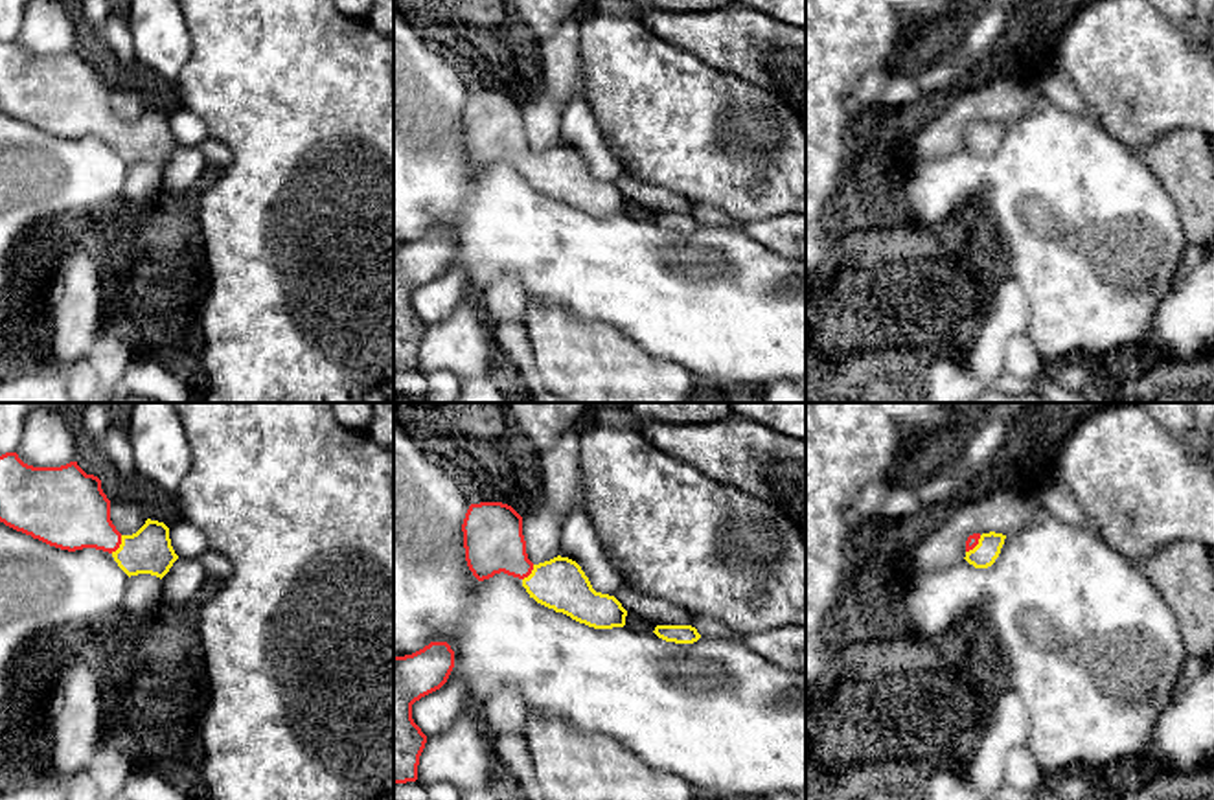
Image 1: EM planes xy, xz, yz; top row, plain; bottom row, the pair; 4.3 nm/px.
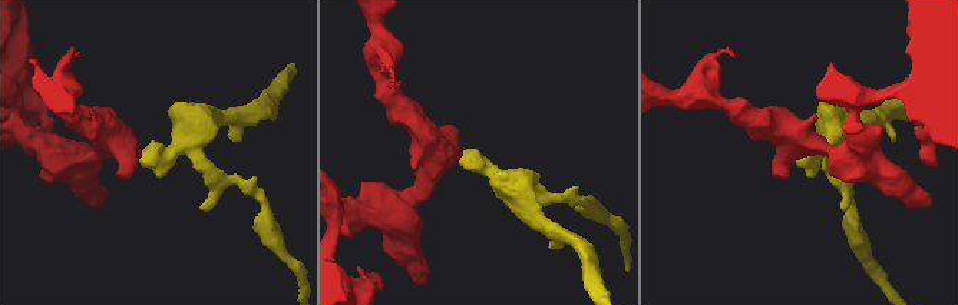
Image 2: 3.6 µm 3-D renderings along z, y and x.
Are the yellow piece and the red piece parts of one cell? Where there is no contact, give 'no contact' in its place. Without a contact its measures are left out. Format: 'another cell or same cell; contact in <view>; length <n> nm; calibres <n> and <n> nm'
same cell; contact in xy; length 90 nm; calibres 200 and 320 nm

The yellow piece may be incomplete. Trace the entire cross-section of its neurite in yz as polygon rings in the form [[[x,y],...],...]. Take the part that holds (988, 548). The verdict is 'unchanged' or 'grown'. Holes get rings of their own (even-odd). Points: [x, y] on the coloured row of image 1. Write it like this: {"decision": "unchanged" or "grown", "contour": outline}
{"decision": "grown", "contour": [[[973,533],[966,541],[966,561],[975,568],[988,568],[995,563],[1004,544],[1002,533]]]}

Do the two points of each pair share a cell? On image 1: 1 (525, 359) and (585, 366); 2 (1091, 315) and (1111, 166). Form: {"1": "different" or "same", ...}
{"1": "different", "2": "same"}

